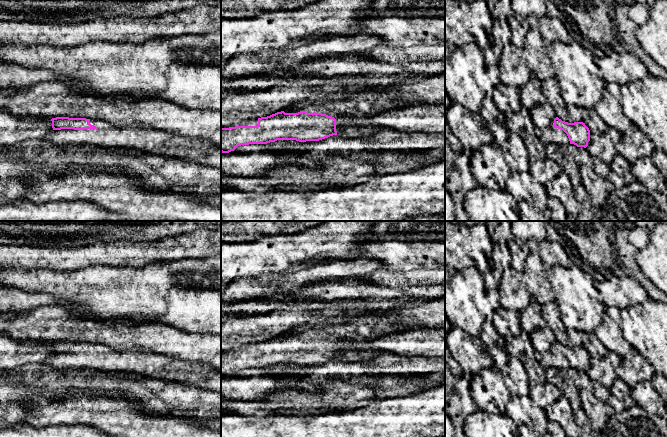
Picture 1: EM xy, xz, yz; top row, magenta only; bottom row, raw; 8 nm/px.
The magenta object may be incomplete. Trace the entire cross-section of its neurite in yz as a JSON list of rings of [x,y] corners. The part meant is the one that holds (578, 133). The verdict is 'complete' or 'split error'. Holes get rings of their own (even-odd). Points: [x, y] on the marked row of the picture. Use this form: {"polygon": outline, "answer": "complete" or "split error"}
{"polygon": [[[556,117],[553,126],[543,130],[539,139],[544,146],[556,143],[563,146],[574,144],[586,148],[590,141],[590,130],[583,122],[568,123]]], "answer": "split error"}

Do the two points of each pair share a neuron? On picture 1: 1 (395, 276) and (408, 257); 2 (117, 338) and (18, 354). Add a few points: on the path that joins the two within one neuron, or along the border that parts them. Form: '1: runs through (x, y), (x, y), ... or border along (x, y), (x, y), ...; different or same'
1: border along (390, 269), (403, 272); different
2: border along (28, 339), (40, 339), (51, 342); different

